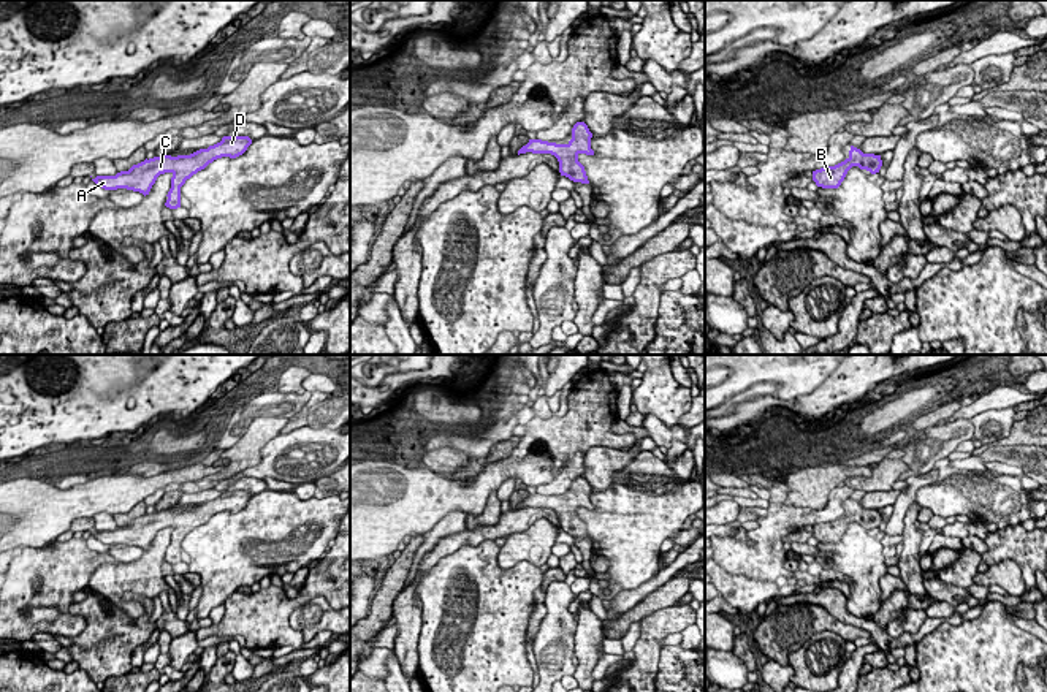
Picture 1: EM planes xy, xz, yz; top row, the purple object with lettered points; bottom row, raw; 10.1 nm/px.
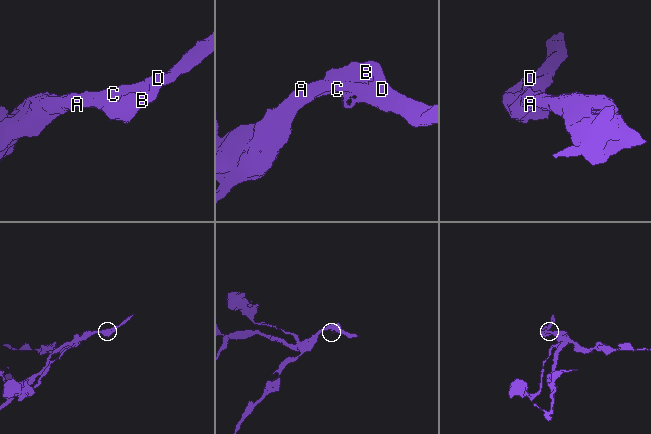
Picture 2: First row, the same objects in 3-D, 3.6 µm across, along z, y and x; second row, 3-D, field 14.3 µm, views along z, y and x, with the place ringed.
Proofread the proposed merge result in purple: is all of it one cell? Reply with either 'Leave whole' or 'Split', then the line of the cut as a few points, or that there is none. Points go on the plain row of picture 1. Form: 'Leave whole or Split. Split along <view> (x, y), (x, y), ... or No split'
Leave whole. No split

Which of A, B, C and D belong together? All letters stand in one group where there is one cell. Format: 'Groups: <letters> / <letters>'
Groups: A B C D

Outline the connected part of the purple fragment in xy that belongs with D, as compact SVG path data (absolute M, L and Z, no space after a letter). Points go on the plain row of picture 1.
M223 491L220 497L190 510L146 513L133 519L128 526L120 526L116 530L97 530L95 534L92 532L92 535L105 545L127 543L146 551L160 529L171 527L171 543L166 549L168 554L165 561L177 564L181 562L181 542L187 534L217 513L236 513L242 510L250 499L252 494L249 491Z

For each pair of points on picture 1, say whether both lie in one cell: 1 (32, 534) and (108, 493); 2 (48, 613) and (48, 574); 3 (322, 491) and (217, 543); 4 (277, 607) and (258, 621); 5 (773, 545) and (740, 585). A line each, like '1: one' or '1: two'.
1: one
2: two
3: two
4: one
5: two

